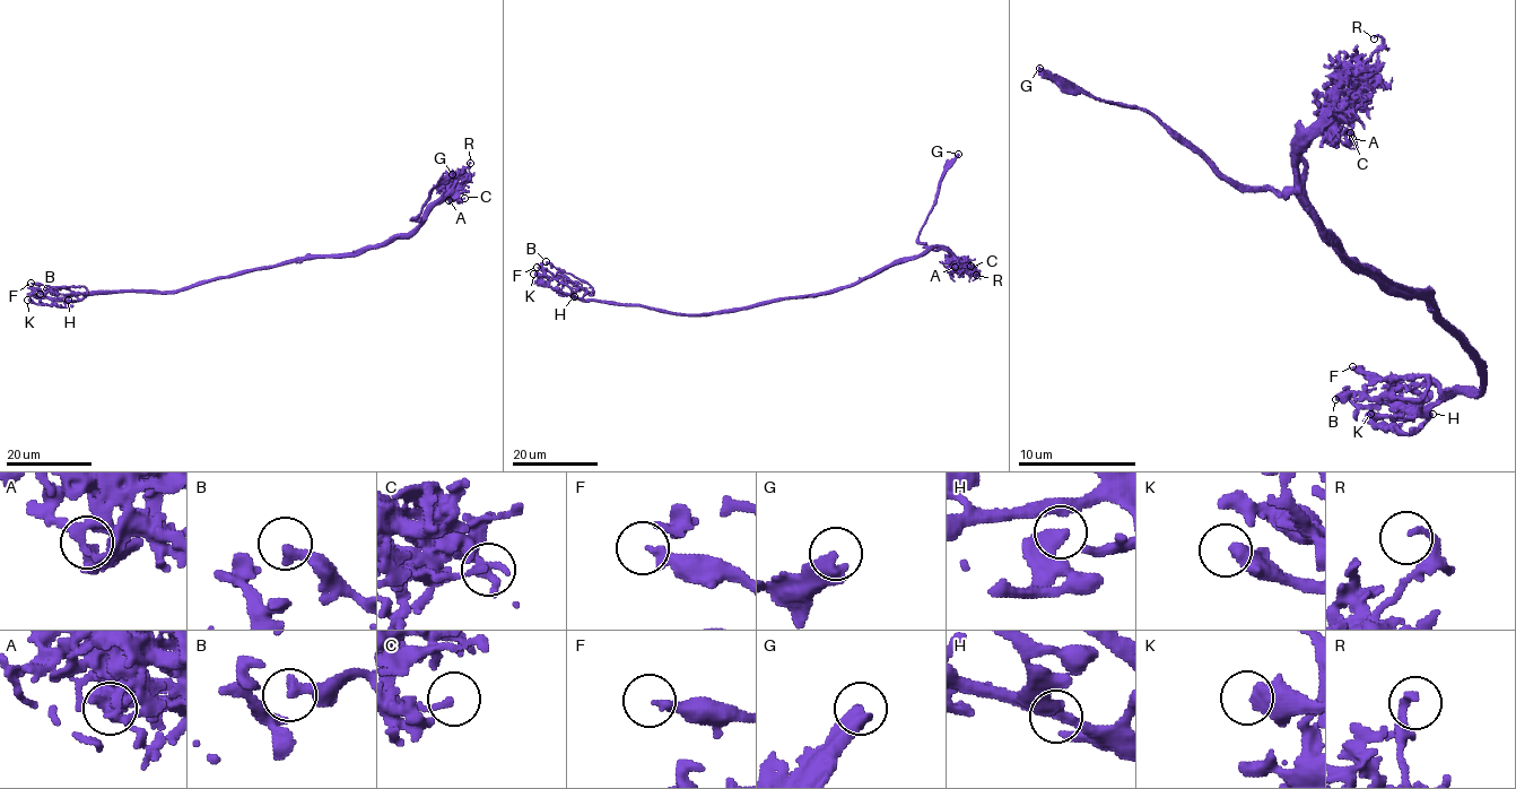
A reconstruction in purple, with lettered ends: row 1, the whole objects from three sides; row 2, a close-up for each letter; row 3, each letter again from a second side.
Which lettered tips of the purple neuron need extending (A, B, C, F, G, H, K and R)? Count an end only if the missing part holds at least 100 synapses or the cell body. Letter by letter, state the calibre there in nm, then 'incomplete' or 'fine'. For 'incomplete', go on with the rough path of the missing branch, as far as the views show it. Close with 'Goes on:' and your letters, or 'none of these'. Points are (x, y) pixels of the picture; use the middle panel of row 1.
A: calibre 170 nm; fine
B: calibre 280 nm; fine
C: calibre 140 nm; fine
F: calibre 280 nm; fine
G: calibre 380 nm; incomplete; course (958, 154), (985, 140), (986, 145)
H: calibre 320 nm; fine
K: calibre 500 nm; fine
R: calibre 190 nm; fine
Goes on: G

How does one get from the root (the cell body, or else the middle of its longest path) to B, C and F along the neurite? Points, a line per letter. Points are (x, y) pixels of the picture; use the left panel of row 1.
B: (275, 266), (212, 278), (171, 291), (80, 293), (77, 296), (81, 298), (86, 295), (40, 294)
C: (275, 266), (334, 258), (406, 236), (445, 198), (464, 198)
F: (275, 266), (212, 278), (171, 291), (80, 293), (77, 296), (81, 298), (86, 293), (84, 287), (31, 283)

